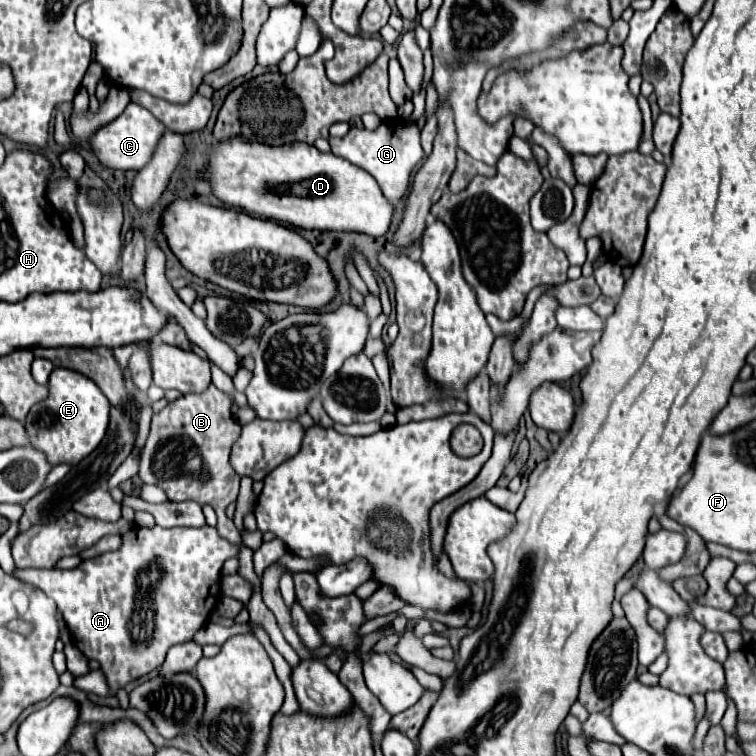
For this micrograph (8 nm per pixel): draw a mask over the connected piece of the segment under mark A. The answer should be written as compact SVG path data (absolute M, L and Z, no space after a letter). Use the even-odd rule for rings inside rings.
M134 525L128 533L122 535L122 539L120 535L104 535L102 541L90 549L84 549L80 559L88 561L82 561L74 569L14 569L12 577L24 583L32 583L56 601L58 609L62 611L56 613L58 627L62 629L66 625L74 645L88 659L100 661L102 671L106 673L106 679L116 693L118 687L124 687L126 683L158 669L172 645L190 641L194 633L208 621L208 615L220 599L222 563L230 557L236 557L238 551L238 545L222 539L216 533L216 527L204 525L164 529L154 525L150 529ZM156 561L162 575L150 591L154 605L154 631L150 639L142 641L142 635L134 637L132 633L132 617L138 609L138 579L140 573Z

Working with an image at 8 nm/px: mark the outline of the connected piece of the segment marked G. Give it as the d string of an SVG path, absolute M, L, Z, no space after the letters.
M394 119L390 123L382 121L382 125L376 131L350 127L350 131L344 137L328 137L328 143L336 157L342 157L342 159L354 163L356 167L364 169L366 173L370 173L376 179L376 183L380 185L382 195L388 201L396 203L396 201L404 199L404 195L410 187L412 173L424 159L418 135L420 135L420 131L416 125L408 125L408 123L402 123L402 119Z

